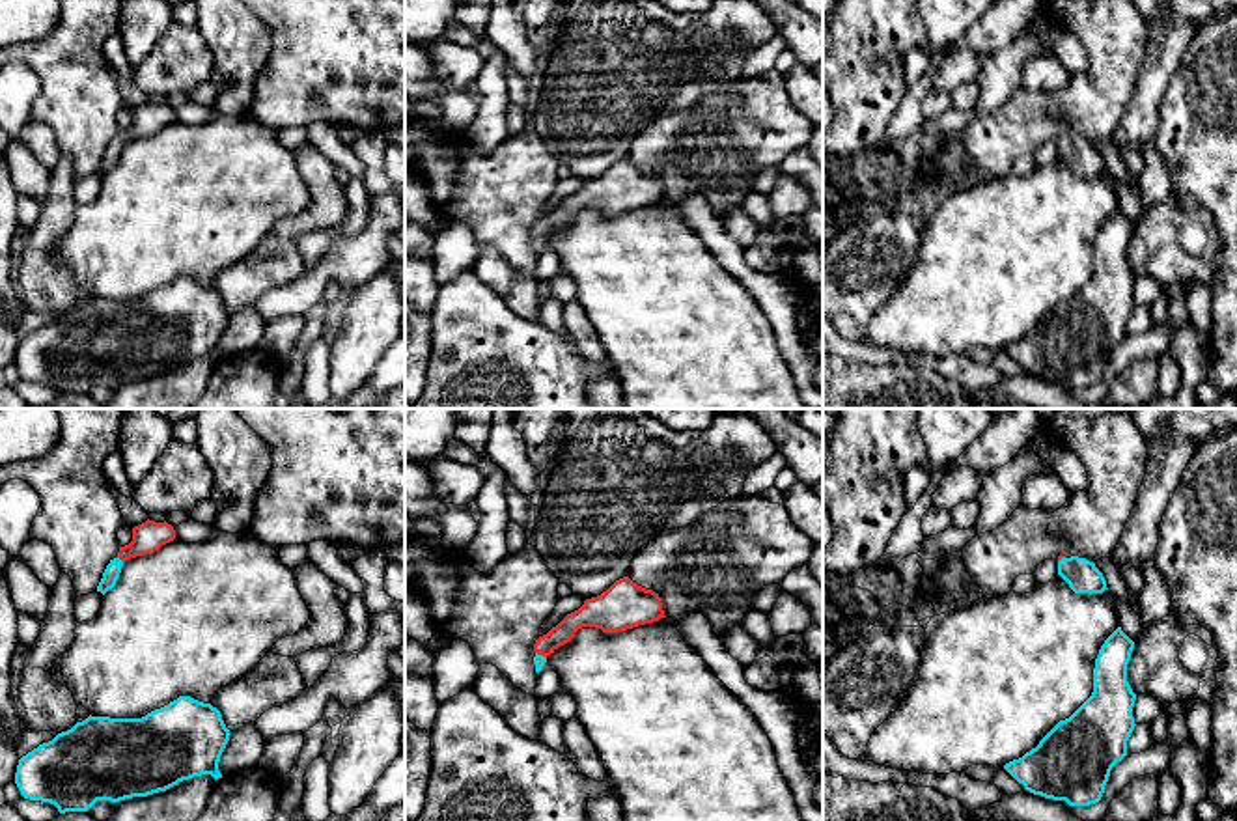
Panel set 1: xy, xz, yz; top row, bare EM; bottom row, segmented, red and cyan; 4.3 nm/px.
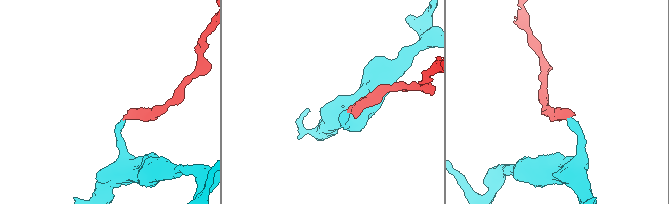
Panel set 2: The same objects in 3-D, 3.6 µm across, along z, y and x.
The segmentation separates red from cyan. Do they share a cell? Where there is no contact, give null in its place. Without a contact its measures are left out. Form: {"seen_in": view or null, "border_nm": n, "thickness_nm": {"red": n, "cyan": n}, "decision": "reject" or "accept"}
{"seen_in": "xy", "border_nm": 40, "thickness_nm": {"red": 140, "cyan": 70}, "decision": "accept"}

